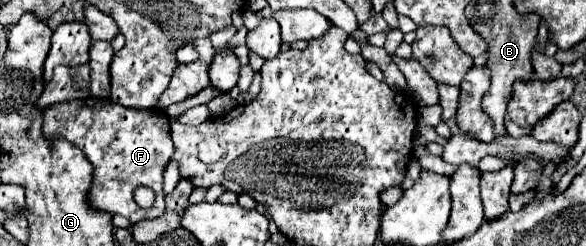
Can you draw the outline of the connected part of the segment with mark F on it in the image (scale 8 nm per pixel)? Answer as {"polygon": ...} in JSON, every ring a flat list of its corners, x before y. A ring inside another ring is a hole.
{"polygon":[[97,97,63,101,43,109,43,137,51,141,67,139,87,155,93,165,93,191,89,193,91,207,111,215,119,213,127,217,131,225,133,221,155,219,165,211,163,173,175,151,165,111,127,109,109,99],[139,185,151,185,157,191,157,203,149,211,141,209,133,199,133,189],[99,187,103,187,103,195,97,195,101,193]]}

